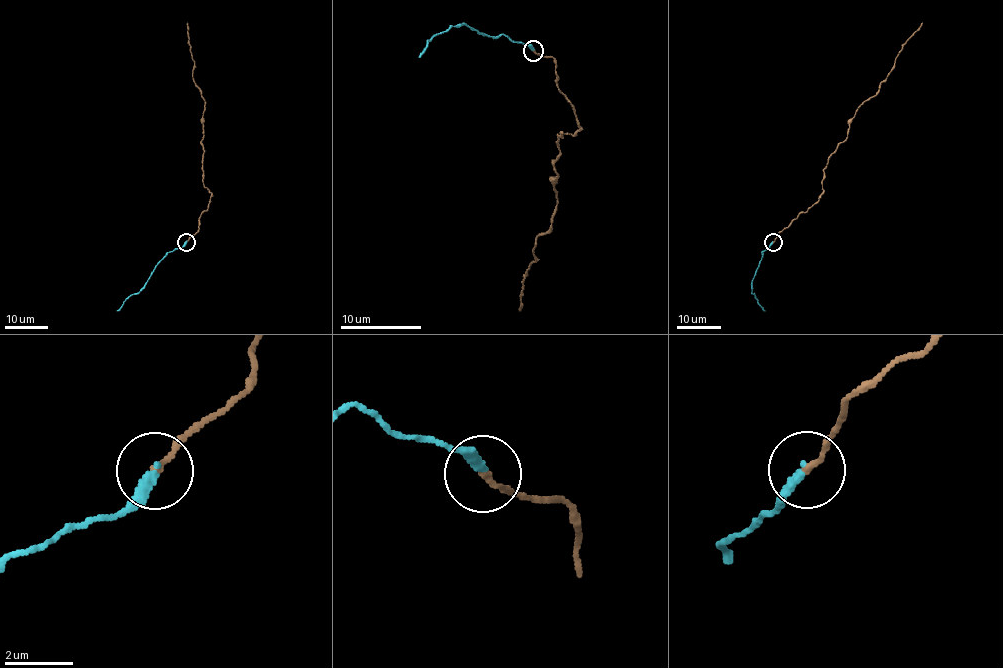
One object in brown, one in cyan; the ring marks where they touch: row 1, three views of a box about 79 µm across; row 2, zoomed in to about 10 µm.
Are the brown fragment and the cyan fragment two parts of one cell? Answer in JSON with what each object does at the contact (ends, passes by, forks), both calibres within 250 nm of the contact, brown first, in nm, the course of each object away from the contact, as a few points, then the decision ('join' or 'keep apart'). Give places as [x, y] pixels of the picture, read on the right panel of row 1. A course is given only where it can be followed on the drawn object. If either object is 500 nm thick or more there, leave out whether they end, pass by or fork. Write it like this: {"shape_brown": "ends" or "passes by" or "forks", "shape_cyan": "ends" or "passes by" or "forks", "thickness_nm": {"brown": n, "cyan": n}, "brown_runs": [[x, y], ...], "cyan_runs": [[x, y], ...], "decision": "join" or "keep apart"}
{"shape_brown": "ends", "shape_cyan": "ends", "thickness_nm": {"brown": 190, "cyan": 280}, "brown_runs": [[773, 243], [818, 200], [823, 190], [824, 168], [847, 136], [848, 121], [876, 94], [902, 47], [922, 22]], "cyan_runs": [[772, 243], [762, 252], [751, 291], [765, 310]], "decision": "join"}

